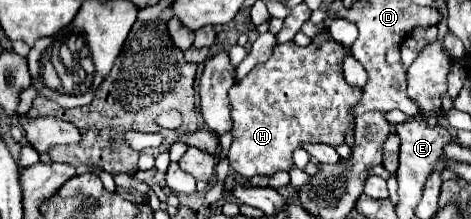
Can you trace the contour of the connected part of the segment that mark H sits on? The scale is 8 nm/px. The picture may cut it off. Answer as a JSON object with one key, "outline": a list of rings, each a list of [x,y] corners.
{"outline":[[[329,30],[319,32],[309,46],[301,48],[295,42],[275,46],[267,62],[257,64],[243,80],[235,82],[229,90],[231,100],[231,118],[233,118],[233,144],[229,148],[227,160],[231,168],[243,178],[253,178],[257,174],[271,176],[275,172],[289,172],[293,164],[293,152],[301,144],[329,144],[339,148],[345,142],[345,134],[355,128],[353,108],[361,98],[361,88],[347,84],[343,76],[343,60],[347,58],[349,48],[331,38]]]}

